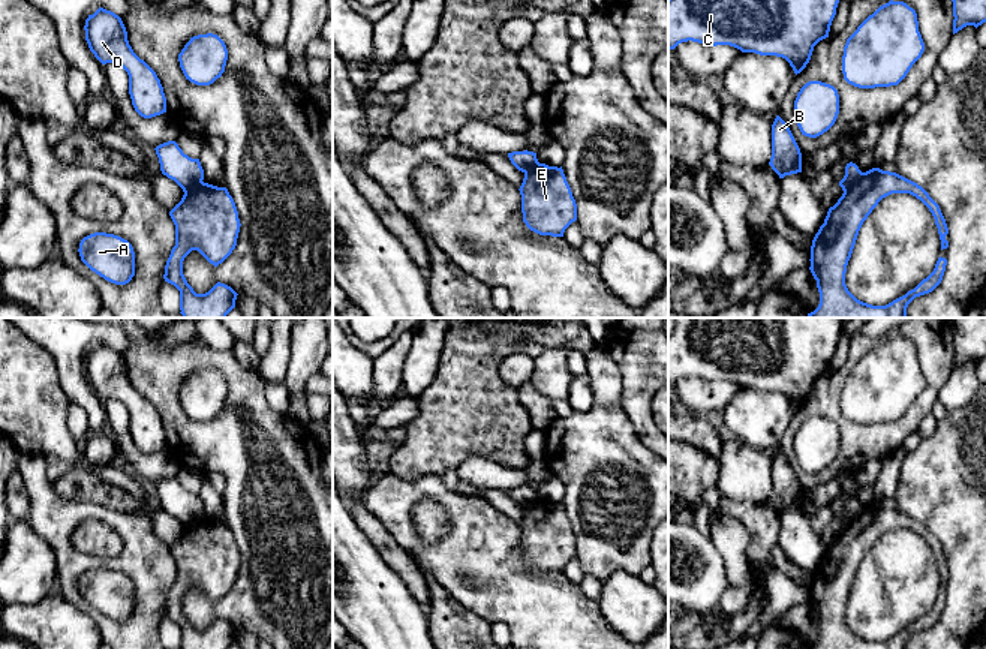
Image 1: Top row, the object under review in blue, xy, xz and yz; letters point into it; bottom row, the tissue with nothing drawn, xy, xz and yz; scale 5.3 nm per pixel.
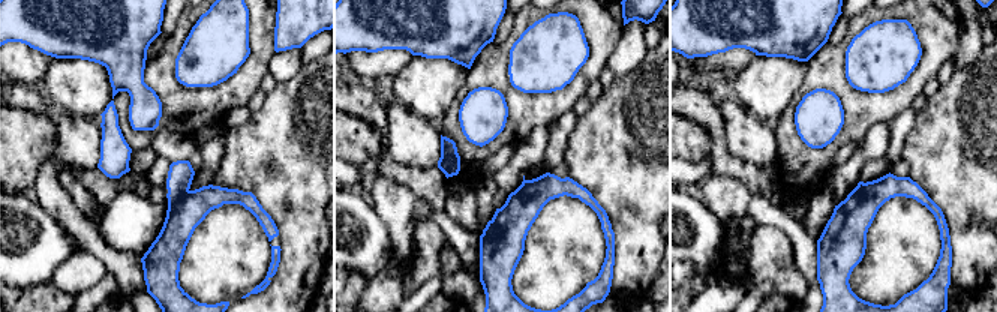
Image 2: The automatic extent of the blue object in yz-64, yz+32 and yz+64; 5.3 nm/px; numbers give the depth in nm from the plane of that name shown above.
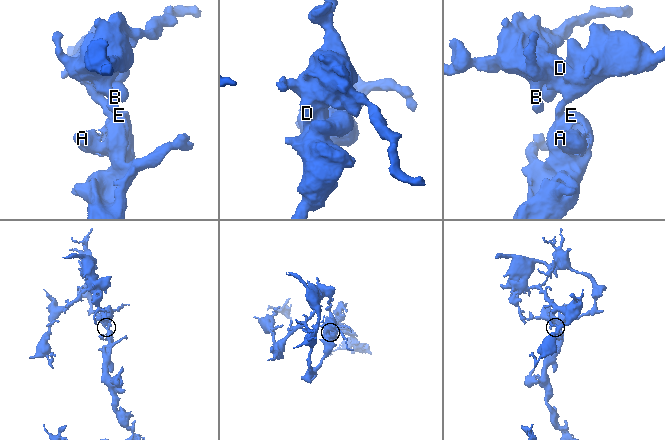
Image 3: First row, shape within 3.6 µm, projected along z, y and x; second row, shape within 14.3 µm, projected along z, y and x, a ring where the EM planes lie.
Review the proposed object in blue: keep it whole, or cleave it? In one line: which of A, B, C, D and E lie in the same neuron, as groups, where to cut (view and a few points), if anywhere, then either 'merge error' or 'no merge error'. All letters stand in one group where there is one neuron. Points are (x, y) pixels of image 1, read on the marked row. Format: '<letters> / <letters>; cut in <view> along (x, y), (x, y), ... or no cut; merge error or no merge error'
A E / B C D; cut in yz along (862, 173), (844, 191); merge error

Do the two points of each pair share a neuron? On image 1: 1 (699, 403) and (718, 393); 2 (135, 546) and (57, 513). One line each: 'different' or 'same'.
1: same
2: same

